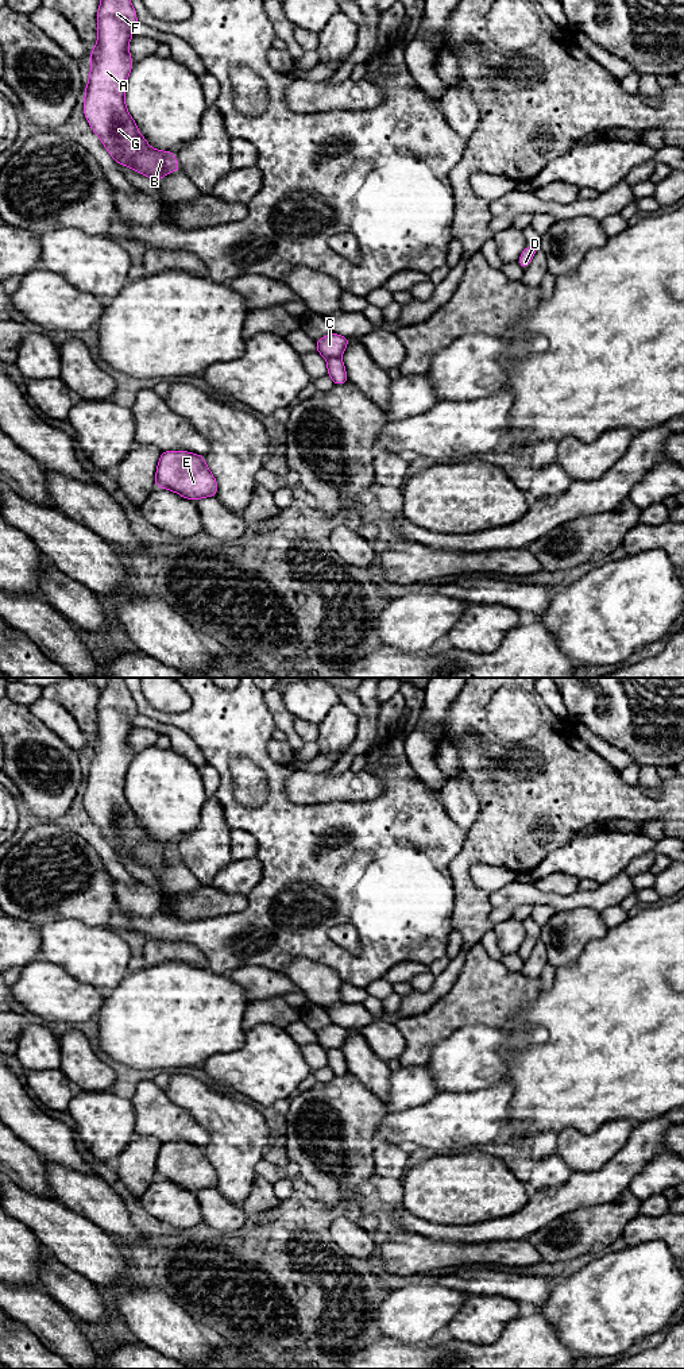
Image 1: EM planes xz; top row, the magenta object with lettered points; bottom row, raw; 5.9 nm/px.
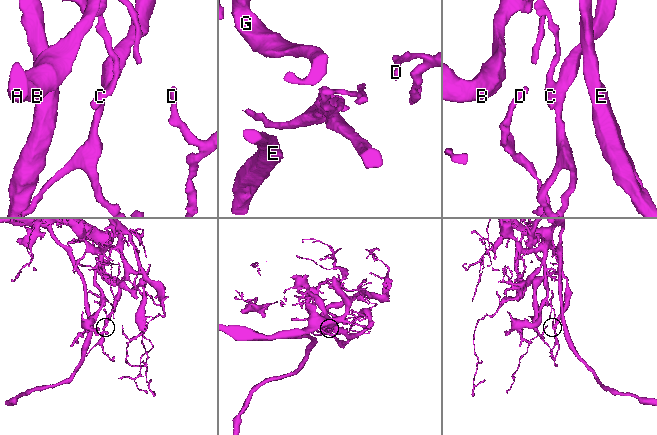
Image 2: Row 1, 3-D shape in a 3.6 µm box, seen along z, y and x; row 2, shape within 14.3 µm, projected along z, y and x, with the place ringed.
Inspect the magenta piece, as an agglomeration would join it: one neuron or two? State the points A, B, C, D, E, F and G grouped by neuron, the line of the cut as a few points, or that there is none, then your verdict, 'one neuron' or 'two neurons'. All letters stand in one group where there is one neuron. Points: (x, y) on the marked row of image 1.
groups A B C D E F G; cut none; one neuron

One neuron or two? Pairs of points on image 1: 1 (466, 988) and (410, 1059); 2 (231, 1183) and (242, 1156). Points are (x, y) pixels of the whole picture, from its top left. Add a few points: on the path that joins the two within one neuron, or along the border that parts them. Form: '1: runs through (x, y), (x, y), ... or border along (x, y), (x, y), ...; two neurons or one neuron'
1: runs through (455, 1006), (420, 1041); one neuron
2: runs through (235, 1176), (235, 1163); one neuron

